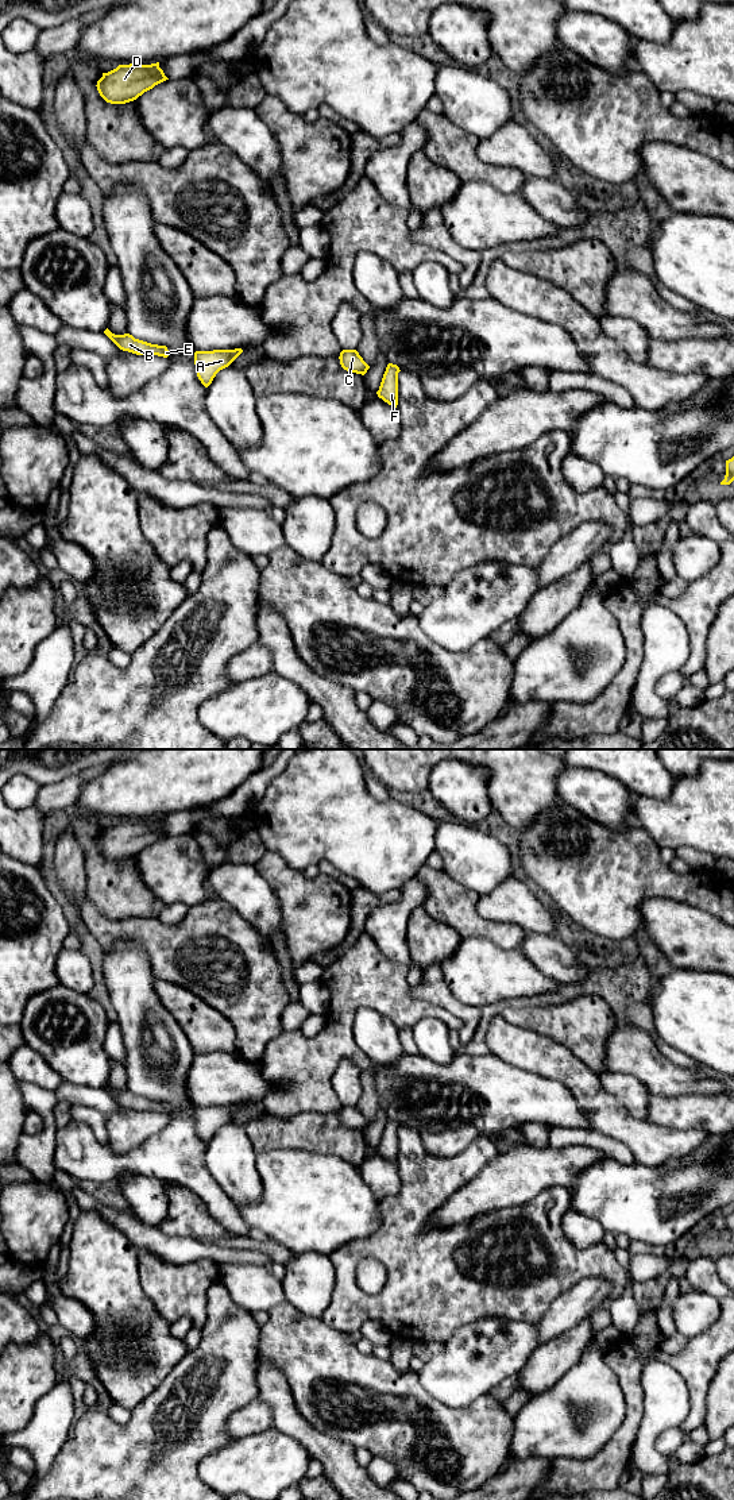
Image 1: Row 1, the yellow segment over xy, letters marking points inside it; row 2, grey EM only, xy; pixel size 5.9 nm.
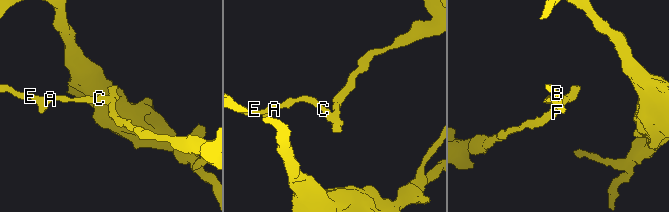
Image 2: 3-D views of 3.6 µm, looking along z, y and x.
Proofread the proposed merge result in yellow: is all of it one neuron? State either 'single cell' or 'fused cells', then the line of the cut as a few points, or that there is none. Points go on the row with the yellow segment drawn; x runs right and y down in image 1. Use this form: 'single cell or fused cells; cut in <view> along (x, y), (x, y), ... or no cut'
fused cells; cut in xy along (385, 371), (397, 376)

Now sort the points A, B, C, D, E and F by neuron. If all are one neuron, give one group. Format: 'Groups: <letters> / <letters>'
Groups: A B C D E / F

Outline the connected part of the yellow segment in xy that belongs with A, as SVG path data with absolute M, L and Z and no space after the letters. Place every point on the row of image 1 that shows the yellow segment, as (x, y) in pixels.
M242 348L235 350L213 350L213 351L196 351L194 365L196 373L201 383L208 387L216 374L228 367L240 354Z

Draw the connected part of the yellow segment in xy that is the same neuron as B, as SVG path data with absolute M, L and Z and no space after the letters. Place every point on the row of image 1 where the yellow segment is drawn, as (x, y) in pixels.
M108 328L104 331L104 333L123 351L136 355L158 355L163 358L170 355L170 351L166 346L158 346L139 340L130 333L115 335Z

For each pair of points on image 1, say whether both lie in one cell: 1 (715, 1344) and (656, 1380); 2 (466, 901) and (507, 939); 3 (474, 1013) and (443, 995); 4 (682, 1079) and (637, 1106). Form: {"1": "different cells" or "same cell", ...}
{"1": "different cells", "2": "same cell", "3": "same cell", "4": "different cells"}

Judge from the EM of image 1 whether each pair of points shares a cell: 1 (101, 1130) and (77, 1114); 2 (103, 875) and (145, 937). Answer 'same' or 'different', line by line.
1: same
2: different

